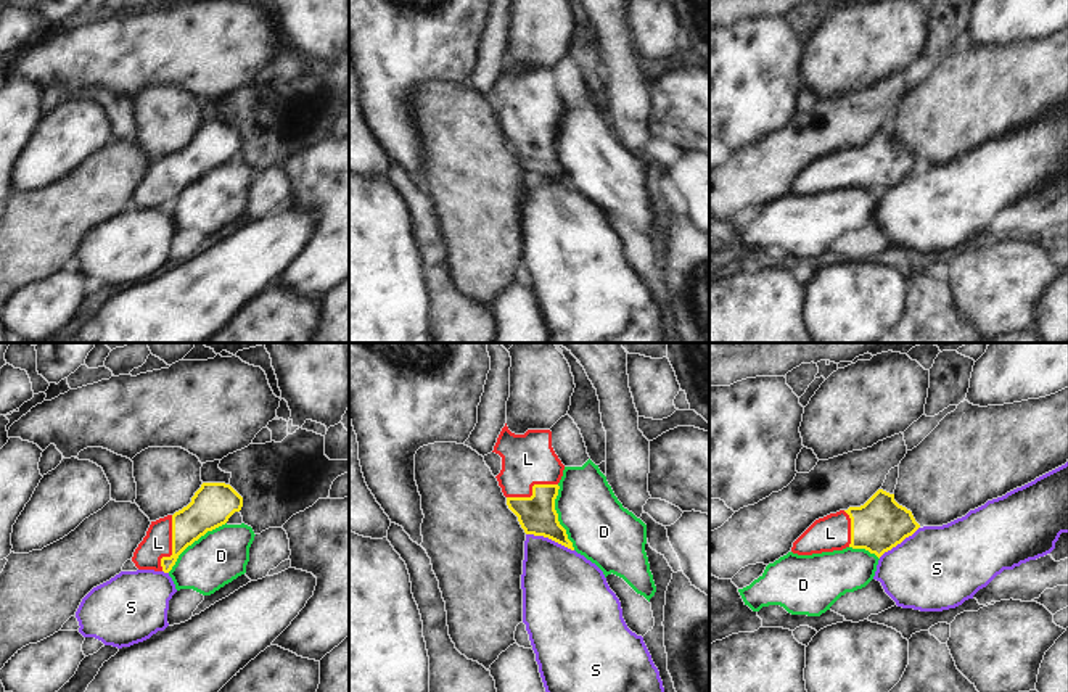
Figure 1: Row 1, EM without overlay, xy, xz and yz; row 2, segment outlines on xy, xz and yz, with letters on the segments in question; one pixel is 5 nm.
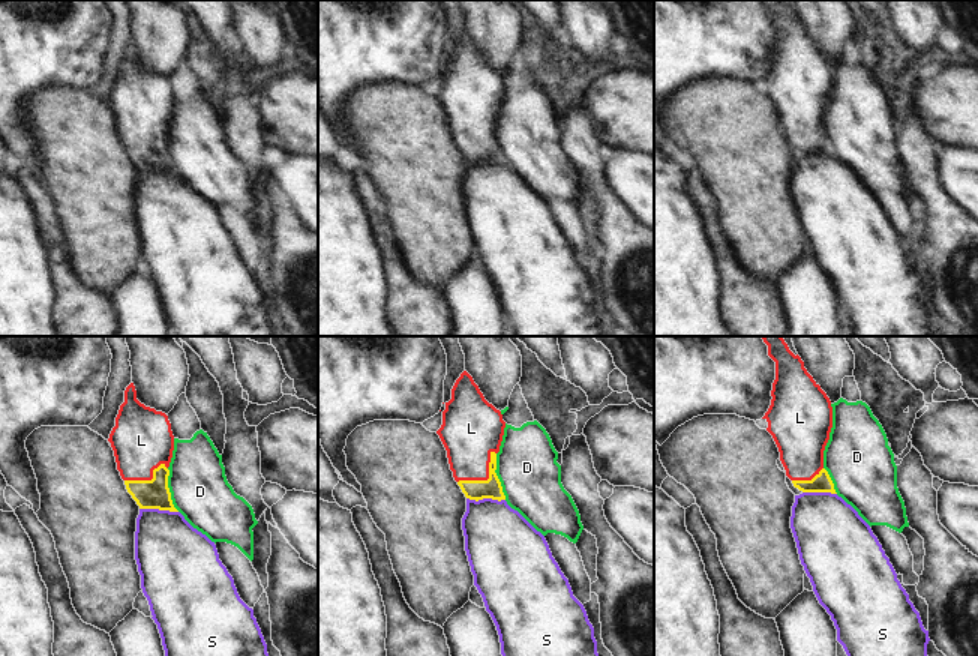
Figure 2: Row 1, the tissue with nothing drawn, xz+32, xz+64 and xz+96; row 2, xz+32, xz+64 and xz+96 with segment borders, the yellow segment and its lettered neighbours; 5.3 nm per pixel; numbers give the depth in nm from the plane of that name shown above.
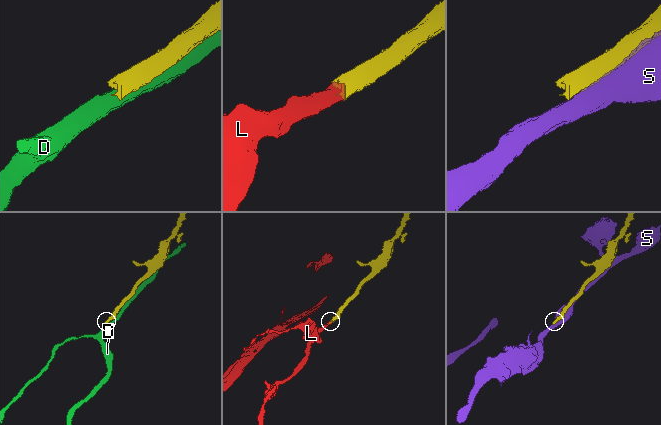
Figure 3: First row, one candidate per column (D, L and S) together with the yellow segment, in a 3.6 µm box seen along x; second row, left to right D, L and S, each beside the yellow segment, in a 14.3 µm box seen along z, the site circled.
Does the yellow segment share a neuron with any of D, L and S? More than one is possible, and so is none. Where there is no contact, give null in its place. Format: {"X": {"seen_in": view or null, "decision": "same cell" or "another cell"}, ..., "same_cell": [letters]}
{"D": {"seen_in": "xz", "decision": "another cell"}, "L": {"seen_in": "xy", "decision": "same cell"}, "S": {"seen_in": "xz", "decision": "another cell"}, "same_cell": ["L"]}

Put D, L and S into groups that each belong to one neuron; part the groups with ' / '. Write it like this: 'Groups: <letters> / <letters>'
Groups: D / L / S

